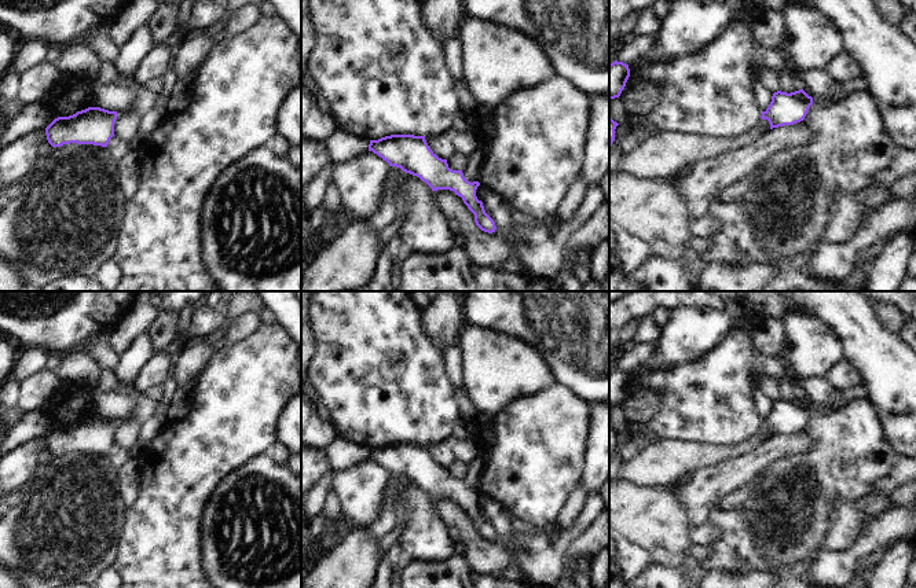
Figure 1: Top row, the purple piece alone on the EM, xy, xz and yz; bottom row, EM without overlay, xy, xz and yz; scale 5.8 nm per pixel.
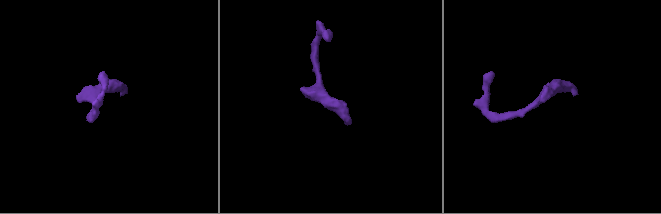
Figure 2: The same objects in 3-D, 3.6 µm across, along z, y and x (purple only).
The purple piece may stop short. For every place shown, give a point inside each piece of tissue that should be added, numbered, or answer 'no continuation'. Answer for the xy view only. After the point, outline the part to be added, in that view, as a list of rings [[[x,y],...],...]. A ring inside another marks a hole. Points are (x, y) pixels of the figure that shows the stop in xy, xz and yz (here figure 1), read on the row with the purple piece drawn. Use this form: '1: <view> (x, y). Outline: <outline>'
no continuation.

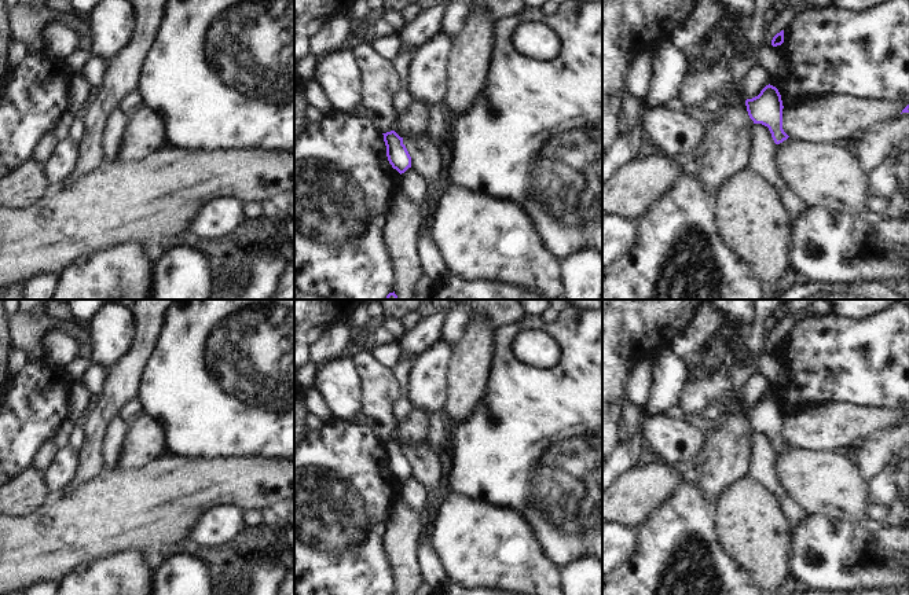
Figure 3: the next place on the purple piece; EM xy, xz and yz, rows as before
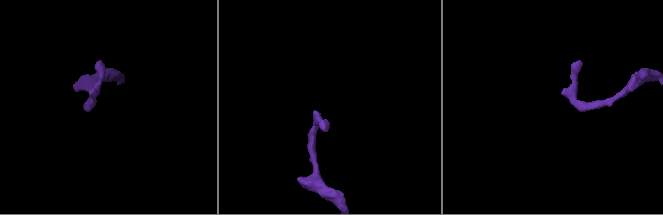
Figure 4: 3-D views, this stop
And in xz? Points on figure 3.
no continuation.

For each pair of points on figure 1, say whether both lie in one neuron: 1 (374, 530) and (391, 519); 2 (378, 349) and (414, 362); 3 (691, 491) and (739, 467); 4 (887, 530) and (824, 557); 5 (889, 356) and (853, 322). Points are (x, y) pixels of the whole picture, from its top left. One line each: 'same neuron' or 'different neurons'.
1: same neuron
2: same neuron
3: same neuron
4: same neuron
5: same neuron

